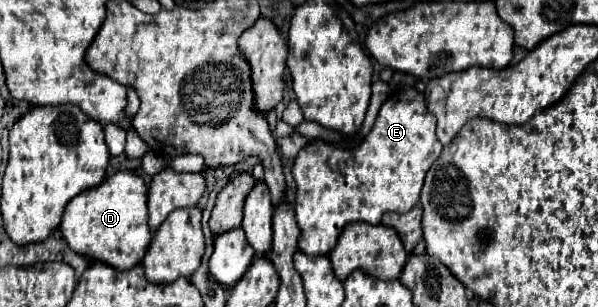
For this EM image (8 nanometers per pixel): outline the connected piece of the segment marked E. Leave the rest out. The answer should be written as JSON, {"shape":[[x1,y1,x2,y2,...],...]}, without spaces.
{"shape":[[403,88,389,96,389,100,381,106,371,132,359,146,345,150,323,140,311,140,303,150,299,150,293,164,293,178,297,184,295,218,301,228,299,250,307,254,329,254,335,248,345,224,377,224,385,212,409,212,415,208,419,204,425,174,439,158,441,148,443,146,435,136,435,120,425,108,423,94,415,88]]}

